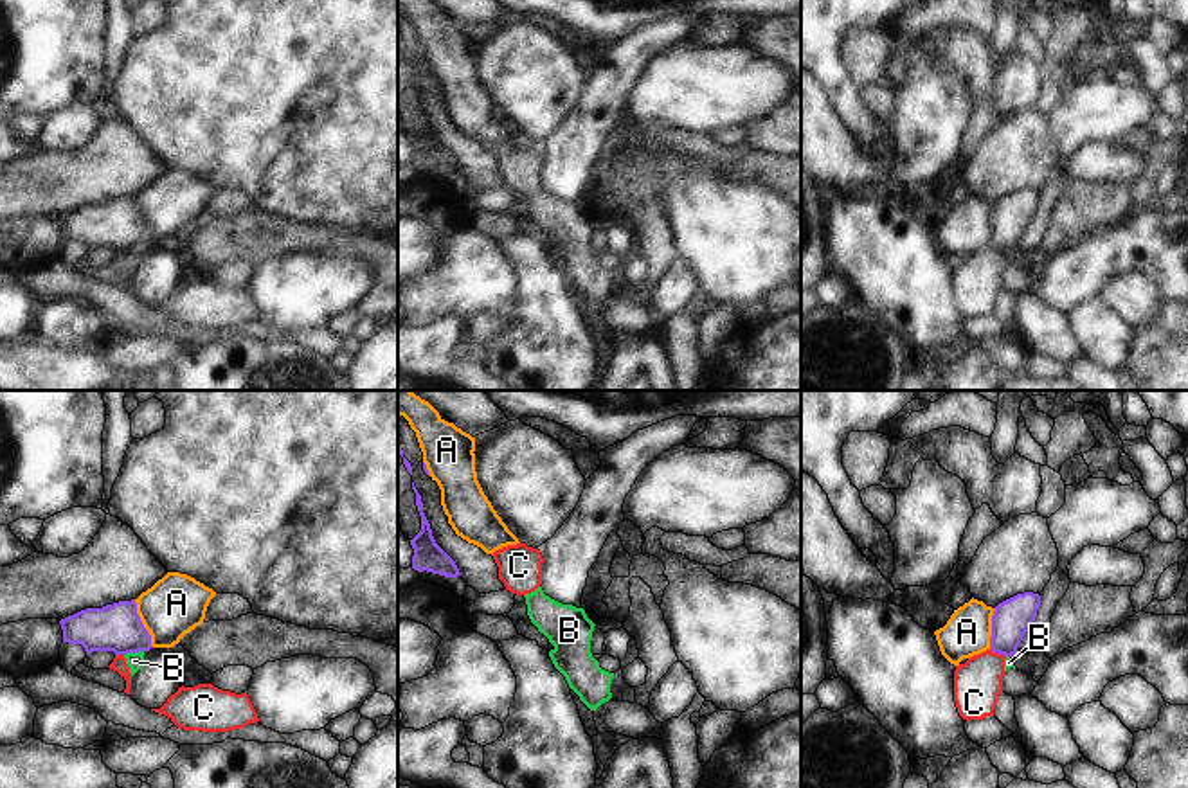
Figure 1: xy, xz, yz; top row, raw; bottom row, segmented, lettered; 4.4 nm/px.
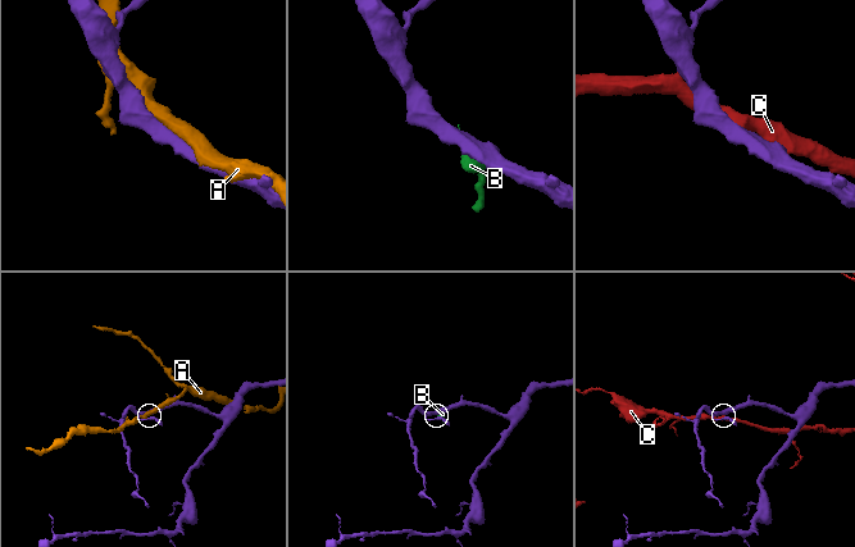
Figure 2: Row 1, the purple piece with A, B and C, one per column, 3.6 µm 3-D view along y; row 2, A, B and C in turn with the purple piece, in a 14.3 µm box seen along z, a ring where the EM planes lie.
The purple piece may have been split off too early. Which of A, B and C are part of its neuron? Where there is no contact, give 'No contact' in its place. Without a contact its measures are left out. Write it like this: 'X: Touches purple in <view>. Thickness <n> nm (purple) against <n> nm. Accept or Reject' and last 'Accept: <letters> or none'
A: Touches purple in xy. Thickness 220 nm (purple) against 260 nm. Reject
B: Touches purple in xy. Thickness 220 nm (purple) against 70 nm. Reject
C: Touches purple in yz. Thickness 170 nm (purple) against 220 nm. Reject
Accept: none.

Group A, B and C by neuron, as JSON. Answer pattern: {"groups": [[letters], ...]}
{"groups": [["A"], ["B", "C"]]}

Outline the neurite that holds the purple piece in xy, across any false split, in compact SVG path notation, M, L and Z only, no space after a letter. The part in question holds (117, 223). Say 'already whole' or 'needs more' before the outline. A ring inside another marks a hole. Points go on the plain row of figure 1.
already whole; M119 198L103 205L86 205L59 218L63 239L81 241L90 252L92 248L113 248L128 252L149 248L151 232L144 225L137 200Z

